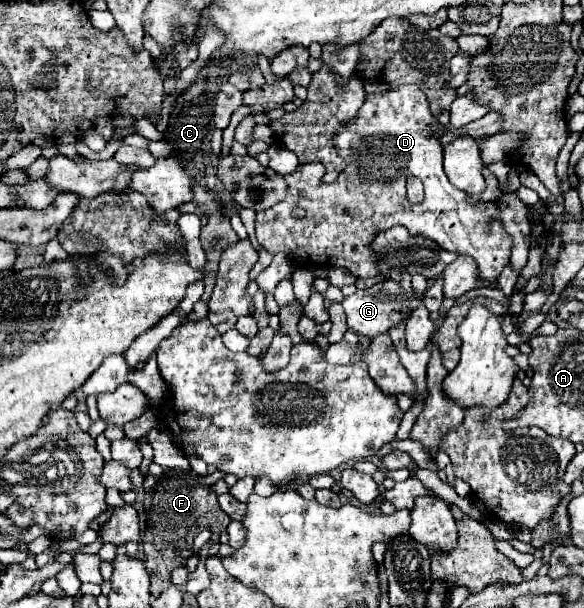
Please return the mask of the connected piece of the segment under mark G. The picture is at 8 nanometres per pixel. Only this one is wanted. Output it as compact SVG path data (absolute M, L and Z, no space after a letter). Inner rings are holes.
M393 280L377 282L367 290L357 290L343 298L341 304L347 316L347 328L369 338L385 334L391 326L403 320L403 306L399 298L401 288Z

